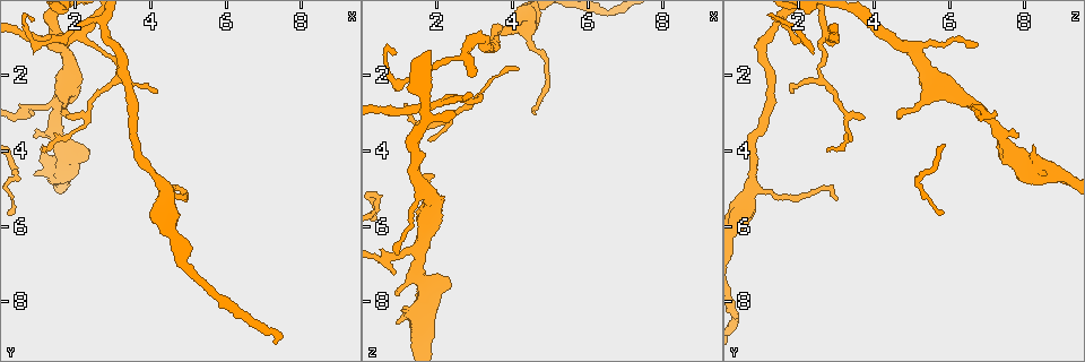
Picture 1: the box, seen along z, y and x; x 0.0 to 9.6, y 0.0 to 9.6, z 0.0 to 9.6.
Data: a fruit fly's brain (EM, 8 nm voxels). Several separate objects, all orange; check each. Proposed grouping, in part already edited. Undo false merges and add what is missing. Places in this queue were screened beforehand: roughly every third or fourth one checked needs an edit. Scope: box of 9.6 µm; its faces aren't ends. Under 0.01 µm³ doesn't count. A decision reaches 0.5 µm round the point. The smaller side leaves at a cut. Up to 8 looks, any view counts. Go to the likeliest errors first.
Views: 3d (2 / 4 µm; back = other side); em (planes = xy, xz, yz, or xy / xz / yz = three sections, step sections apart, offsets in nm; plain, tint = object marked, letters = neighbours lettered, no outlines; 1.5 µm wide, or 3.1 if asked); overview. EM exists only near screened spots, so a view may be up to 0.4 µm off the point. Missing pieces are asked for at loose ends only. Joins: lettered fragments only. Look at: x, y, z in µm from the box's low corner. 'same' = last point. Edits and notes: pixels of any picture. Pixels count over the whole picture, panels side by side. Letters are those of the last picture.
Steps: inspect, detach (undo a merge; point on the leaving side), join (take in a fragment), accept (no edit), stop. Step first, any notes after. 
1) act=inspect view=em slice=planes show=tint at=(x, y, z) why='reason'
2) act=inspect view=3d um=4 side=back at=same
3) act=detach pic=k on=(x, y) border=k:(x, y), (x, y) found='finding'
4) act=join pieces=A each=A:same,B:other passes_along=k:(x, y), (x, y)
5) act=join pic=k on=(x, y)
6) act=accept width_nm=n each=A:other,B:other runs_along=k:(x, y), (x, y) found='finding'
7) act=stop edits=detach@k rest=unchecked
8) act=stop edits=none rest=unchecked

act=inspect view=em slice=planes show=letters at=(1.95, 3.15, 4.65) why='an open end'

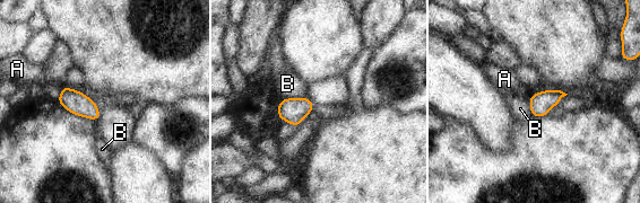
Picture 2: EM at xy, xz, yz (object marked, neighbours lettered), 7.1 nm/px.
act=accept width_nm=110 each=A:other,B:other border=2:(305, 96), (284, 97), (280, 100) found='none of them fits'

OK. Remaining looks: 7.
act=inspect view=em slice=planes show=letters at=(4.55, 5.35, 3.05) why='tapers out'

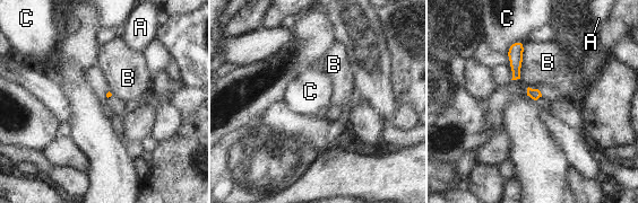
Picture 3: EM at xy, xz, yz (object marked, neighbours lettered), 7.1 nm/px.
act=accept each=A:other,B:other,C:other border=3:(524, 41), (515, 41), (506, 53) found='no lettered fragment goes on from it'

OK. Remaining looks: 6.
act=inspect view=em slice=planes show=letters at=(2.45, 4.00, 7.65) why='an open end'

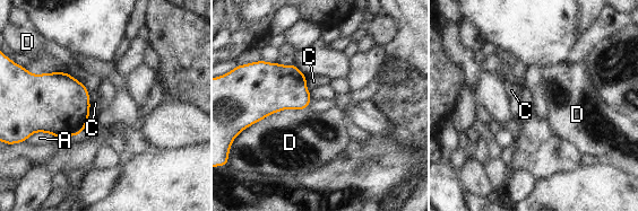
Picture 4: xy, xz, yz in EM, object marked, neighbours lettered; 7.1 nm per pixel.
act=accept each=A:other,C:other,D:other border=4:(308, 107), (270, 113), (244, 130) found='no lettered fragment goes on from it'

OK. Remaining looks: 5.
act=stop edits=none rest=unchecked

